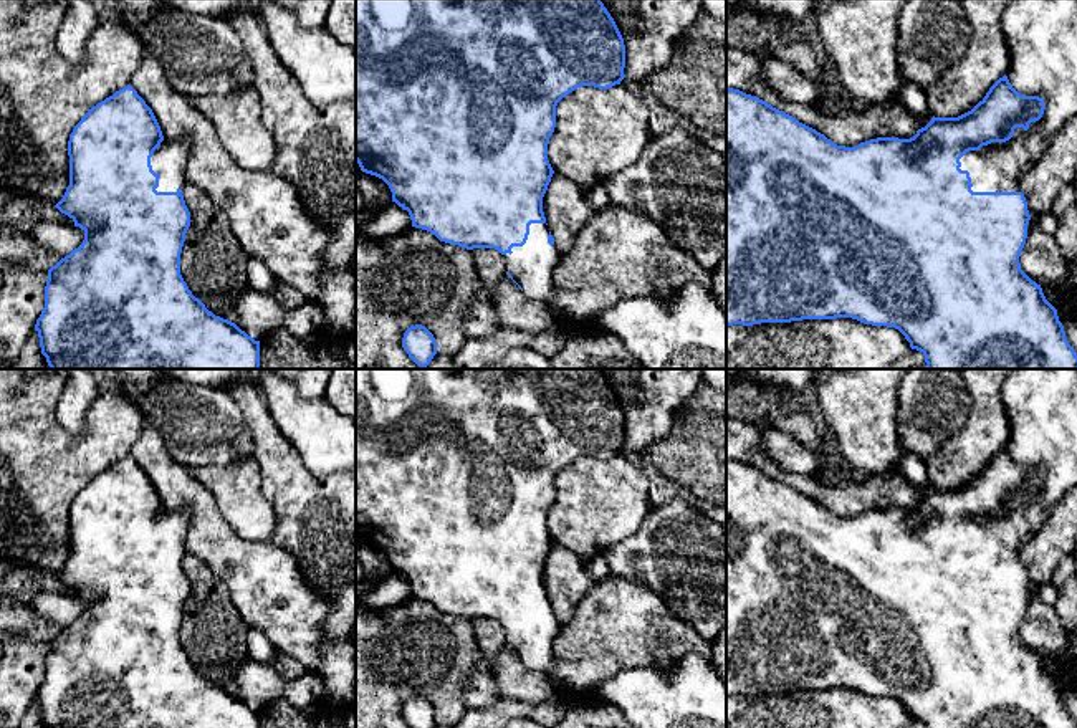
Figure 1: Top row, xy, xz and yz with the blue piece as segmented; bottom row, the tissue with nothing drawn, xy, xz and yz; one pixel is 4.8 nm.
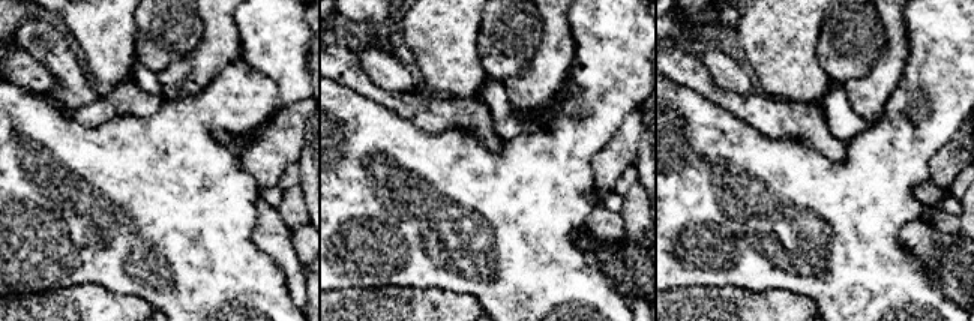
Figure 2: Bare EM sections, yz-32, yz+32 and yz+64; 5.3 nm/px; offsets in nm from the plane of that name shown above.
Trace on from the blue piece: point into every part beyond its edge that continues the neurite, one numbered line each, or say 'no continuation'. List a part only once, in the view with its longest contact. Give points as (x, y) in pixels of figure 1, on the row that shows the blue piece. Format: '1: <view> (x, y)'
1: yz (1041, 35)

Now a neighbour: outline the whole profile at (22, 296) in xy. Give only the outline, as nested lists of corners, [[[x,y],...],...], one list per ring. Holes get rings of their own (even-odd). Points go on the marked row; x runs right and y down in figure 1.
[[[26,261],[10,263],[3,270],[0,288],[0,346],[3,361],[0,369],[15,364],[35,331],[36,319],[45,308],[48,270]]]

